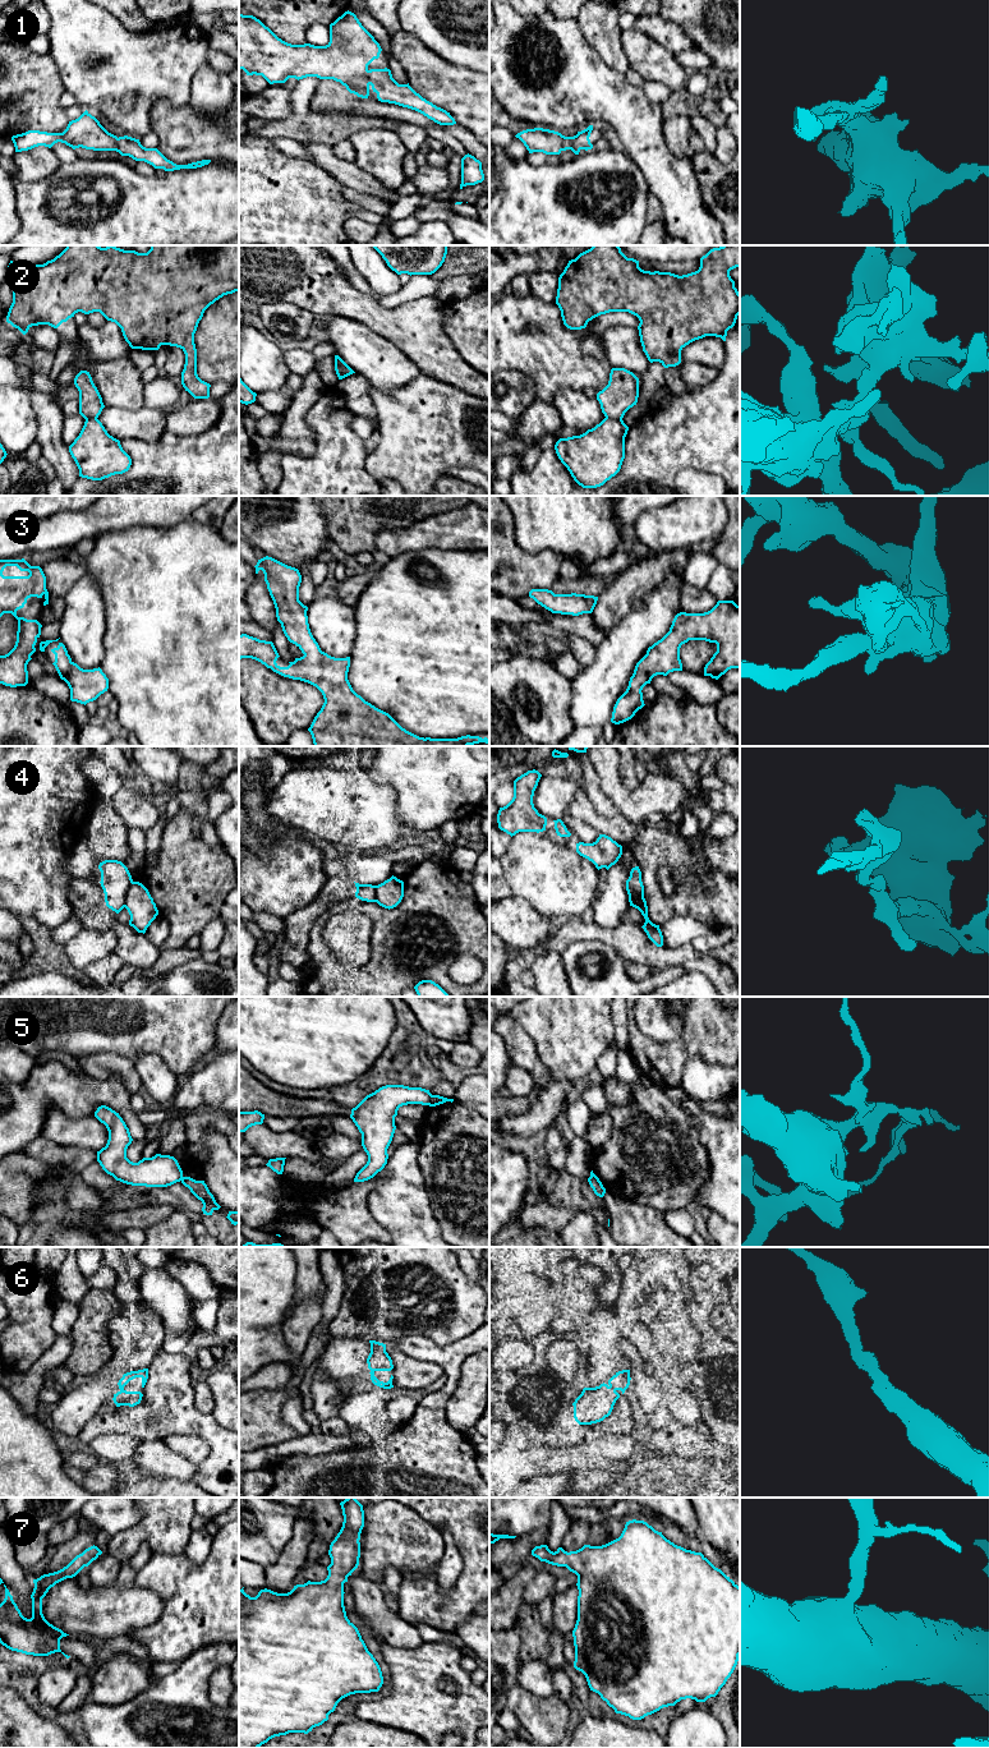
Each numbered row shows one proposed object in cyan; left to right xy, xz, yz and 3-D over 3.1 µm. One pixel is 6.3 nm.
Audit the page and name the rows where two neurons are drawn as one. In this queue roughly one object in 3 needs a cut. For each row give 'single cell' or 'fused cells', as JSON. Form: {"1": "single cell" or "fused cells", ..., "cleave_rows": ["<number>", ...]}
{"1": "single cell", "2": "single cell", "3": "single cell", "4": "fused cells", "5": "fused cells", "6": "single cell", "7": "single cell", "cleave_rows": ["4", "5"]}

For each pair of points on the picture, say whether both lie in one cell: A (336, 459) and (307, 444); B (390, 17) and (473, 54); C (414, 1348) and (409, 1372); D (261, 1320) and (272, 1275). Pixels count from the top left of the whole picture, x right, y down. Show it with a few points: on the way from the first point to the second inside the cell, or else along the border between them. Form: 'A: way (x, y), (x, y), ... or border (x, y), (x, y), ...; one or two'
A: border (304, 419), (314, 450), (285, 454); two
B: border (396, 13), (399, 27); two
C: border (414, 1358), (433, 1361), (442, 1370); two
D: way (261, 1309), (261, 1287); one

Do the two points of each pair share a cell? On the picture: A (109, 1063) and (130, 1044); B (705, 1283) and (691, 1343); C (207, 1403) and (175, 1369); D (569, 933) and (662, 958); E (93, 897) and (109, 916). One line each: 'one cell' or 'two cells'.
A: two cells
B: two cells
C: two cells
D: one cell
E: two cells

